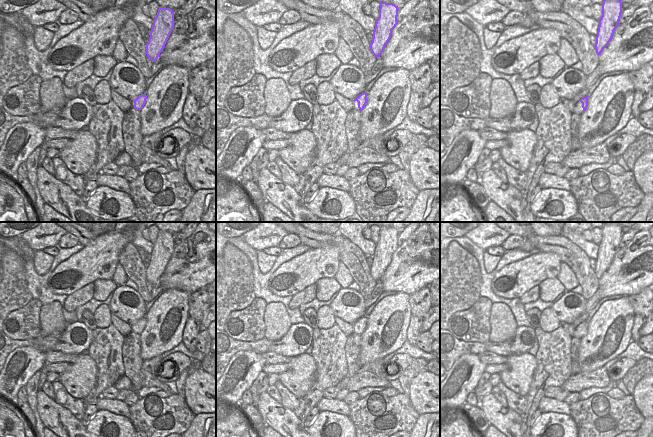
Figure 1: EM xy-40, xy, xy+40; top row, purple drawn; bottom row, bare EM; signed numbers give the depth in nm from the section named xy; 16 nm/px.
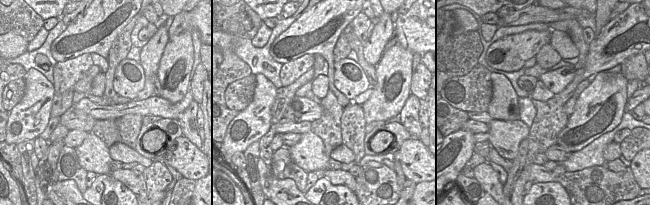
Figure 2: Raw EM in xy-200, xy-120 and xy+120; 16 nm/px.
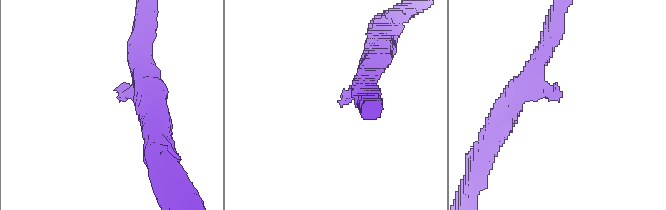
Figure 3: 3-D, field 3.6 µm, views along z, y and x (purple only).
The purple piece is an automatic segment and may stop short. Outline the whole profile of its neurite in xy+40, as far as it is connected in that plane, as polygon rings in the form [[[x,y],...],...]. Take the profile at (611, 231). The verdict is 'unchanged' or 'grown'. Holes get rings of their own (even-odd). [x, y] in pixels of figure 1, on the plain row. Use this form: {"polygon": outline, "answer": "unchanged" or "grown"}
{"polygon": [[[605,222],[602,227],[602,240],[596,260],[595,274],[598,279],[611,265],[615,253],[620,249],[622,226],[619,222]]], "answer": "unchanged"}

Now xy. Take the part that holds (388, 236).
{"polygon": [[[380,226],[379,241],[370,268],[370,274],[375,281],[380,281],[391,262],[392,254],[398,248],[398,234],[398,230],[393,227]]], "answer": "unchanged"}

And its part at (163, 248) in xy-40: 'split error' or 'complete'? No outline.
complete

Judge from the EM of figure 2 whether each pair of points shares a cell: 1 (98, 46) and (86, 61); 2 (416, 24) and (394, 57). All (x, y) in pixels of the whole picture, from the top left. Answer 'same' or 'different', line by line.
1: different
2: different

